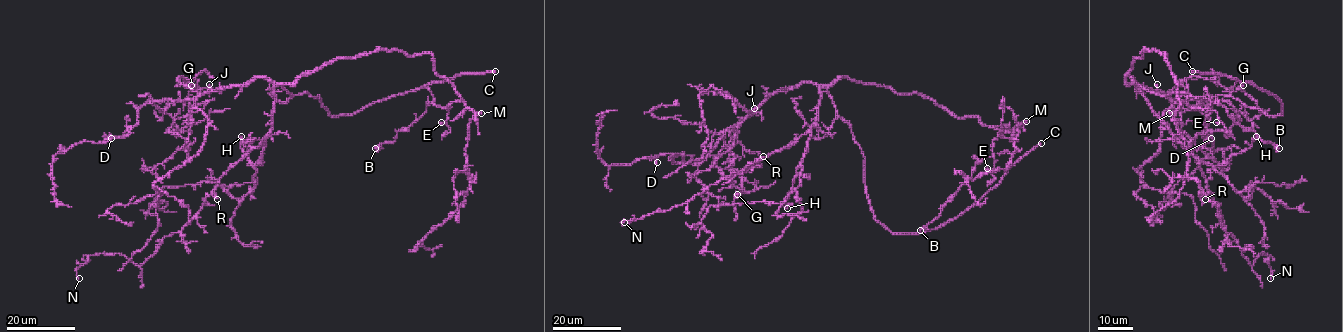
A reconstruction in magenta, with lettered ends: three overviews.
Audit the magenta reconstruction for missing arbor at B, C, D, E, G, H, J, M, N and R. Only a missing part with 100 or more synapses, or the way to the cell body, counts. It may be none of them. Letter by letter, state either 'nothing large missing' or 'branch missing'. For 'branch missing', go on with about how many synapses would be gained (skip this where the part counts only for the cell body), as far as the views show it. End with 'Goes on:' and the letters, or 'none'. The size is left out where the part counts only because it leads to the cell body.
B: nothing large missing
C: branch missing
D: nothing large missing
E: nothing large missing
G: nothing large missing
H: nothing large missing
J: nothing large missing
M: branch missing; about 250 synapses
N: nothing large missing
R: nothing large missing
Goes on: C, M

